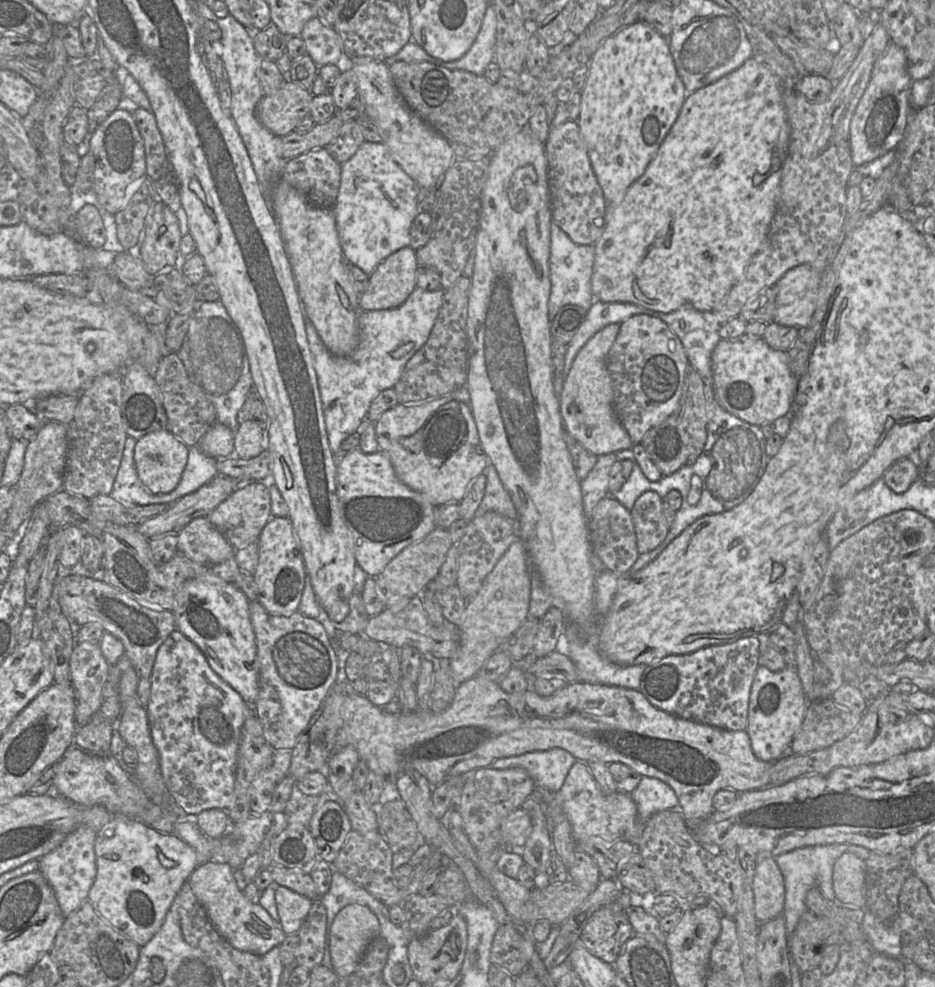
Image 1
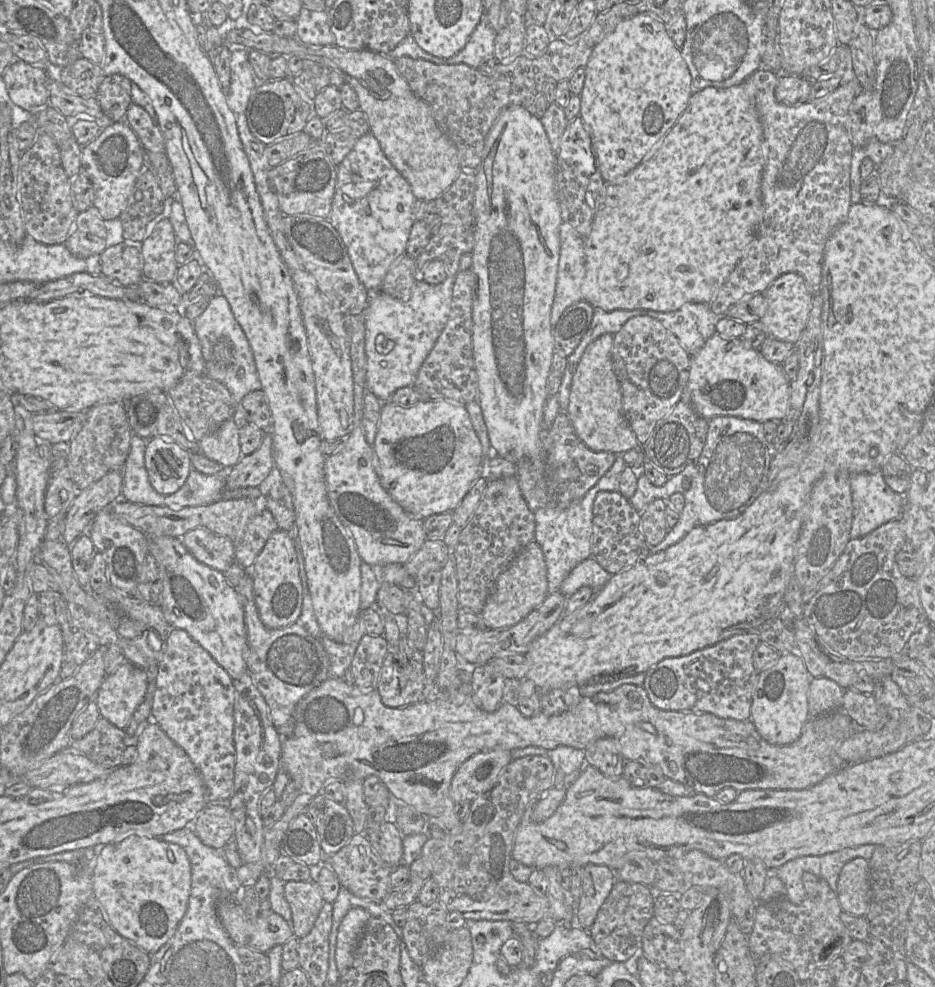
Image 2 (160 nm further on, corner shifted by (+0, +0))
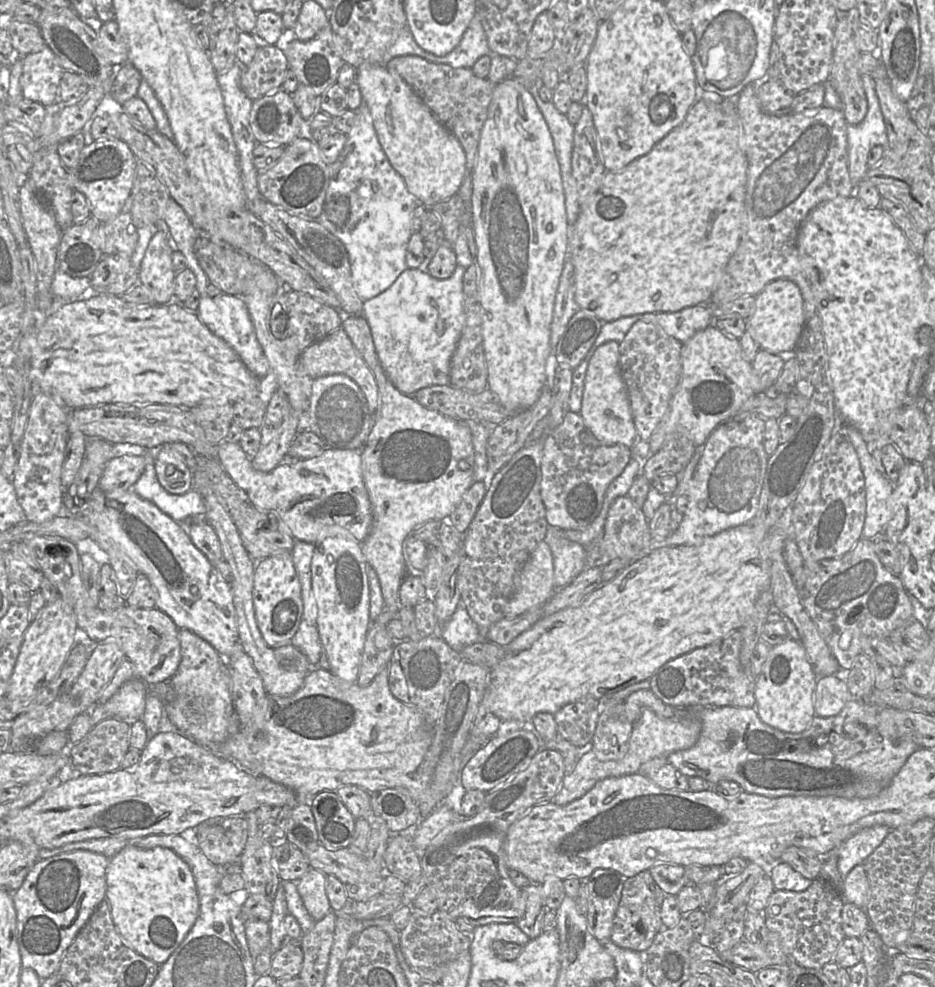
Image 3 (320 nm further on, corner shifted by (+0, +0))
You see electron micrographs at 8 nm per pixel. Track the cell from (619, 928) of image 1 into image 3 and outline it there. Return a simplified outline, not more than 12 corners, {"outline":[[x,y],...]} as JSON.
{"outline":[[649,870],[625,880],[610,940],[645,952],[666,894]]}

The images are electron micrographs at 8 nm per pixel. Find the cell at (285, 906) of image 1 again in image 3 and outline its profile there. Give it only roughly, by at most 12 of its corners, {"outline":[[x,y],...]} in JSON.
{"outline":[[310,867],[294,881],[316,922],[332,910],[326,877]]}

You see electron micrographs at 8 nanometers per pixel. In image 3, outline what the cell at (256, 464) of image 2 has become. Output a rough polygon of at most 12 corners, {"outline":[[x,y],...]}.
{"outline":[[276,390],[268,402],[254,469],[270,472],[288,454],[301,415]]}

